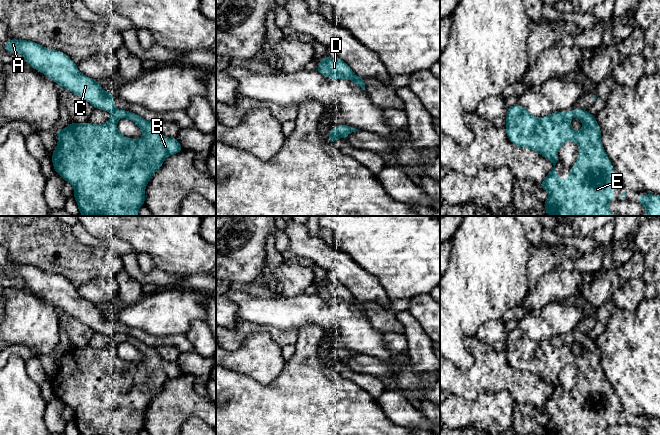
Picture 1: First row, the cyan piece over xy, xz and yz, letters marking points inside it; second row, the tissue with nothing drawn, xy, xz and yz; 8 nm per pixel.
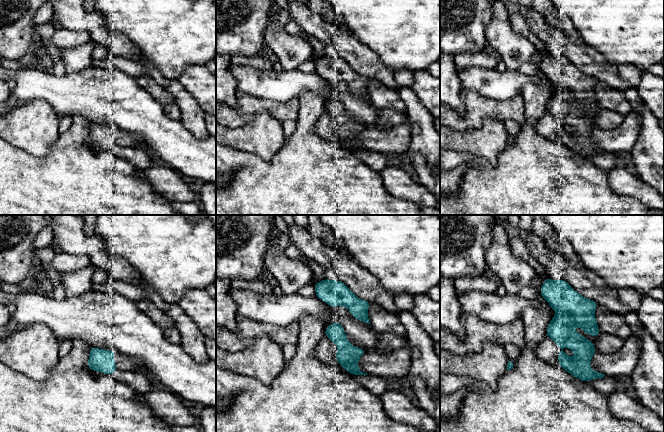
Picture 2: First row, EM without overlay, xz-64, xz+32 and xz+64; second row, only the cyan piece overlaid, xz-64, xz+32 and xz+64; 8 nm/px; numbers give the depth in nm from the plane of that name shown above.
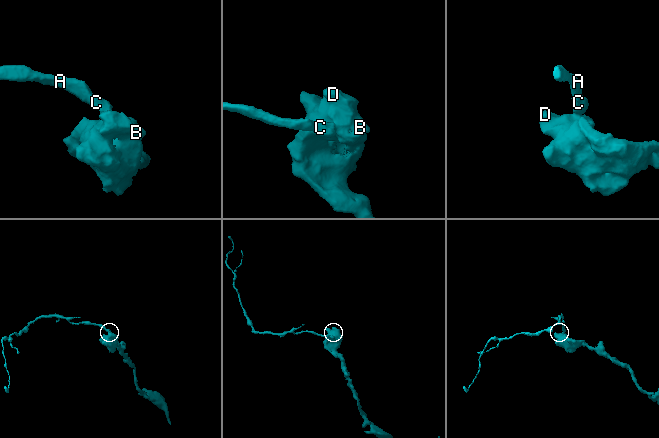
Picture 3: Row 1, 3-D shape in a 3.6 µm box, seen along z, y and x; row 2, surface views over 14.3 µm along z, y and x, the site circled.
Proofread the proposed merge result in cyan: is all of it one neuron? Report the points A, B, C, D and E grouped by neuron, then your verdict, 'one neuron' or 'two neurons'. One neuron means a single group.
groups A C / B D E; two neurons

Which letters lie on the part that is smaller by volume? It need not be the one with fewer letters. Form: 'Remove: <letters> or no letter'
Remove: A, C

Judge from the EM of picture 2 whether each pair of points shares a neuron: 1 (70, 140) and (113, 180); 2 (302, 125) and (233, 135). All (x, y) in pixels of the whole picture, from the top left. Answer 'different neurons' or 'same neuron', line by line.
1: same neuron
2: different neurons

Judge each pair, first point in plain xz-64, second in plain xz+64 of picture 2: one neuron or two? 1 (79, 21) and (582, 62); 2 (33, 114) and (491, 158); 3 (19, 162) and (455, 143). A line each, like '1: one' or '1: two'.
1: one
2: one
3: two

